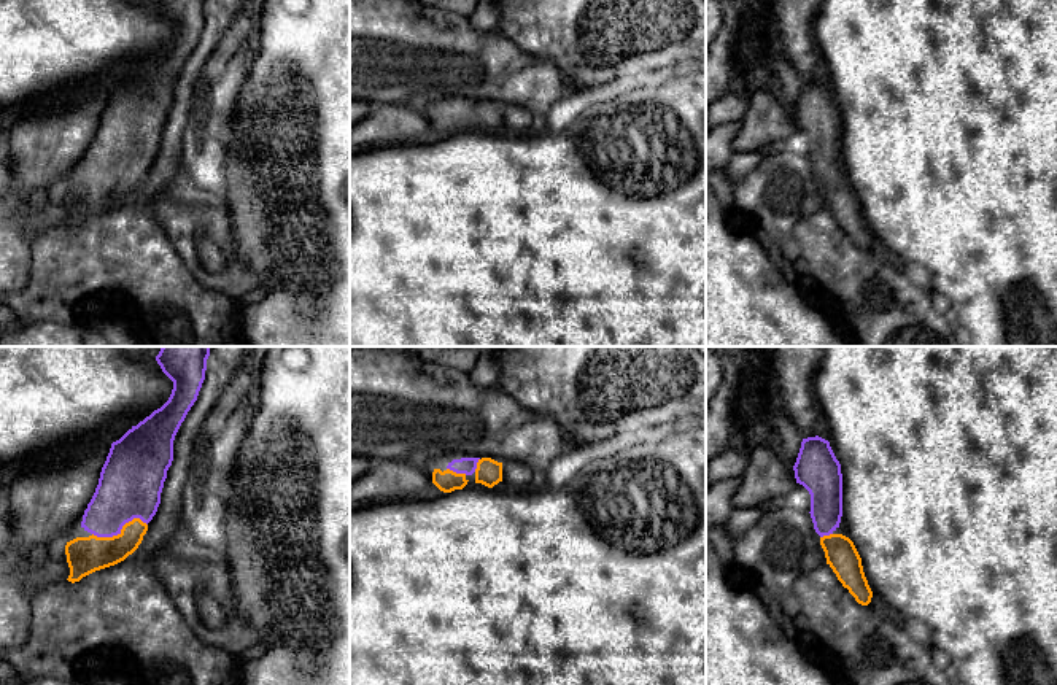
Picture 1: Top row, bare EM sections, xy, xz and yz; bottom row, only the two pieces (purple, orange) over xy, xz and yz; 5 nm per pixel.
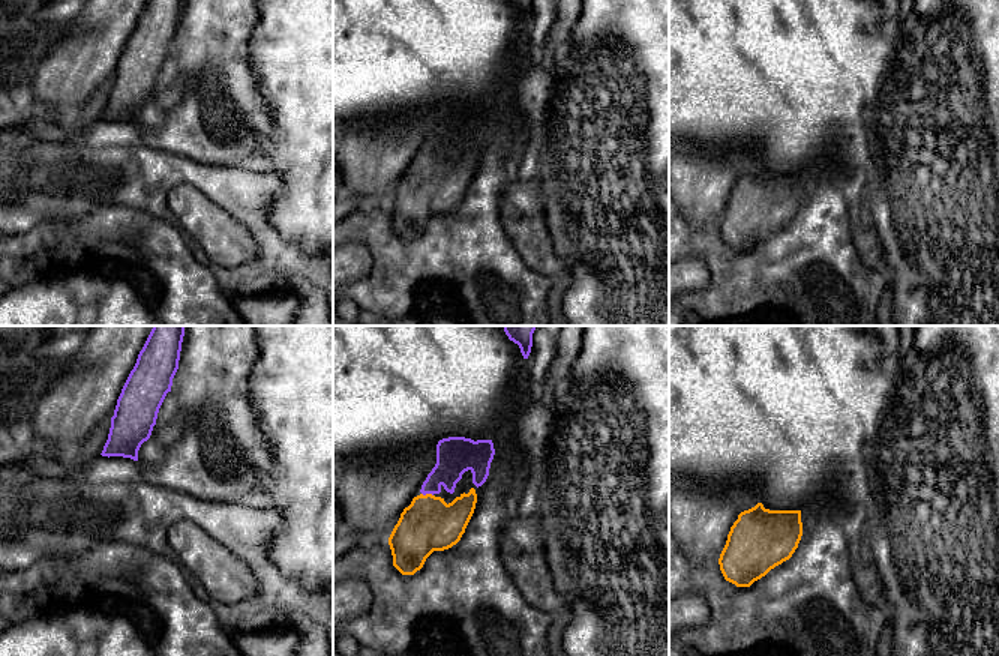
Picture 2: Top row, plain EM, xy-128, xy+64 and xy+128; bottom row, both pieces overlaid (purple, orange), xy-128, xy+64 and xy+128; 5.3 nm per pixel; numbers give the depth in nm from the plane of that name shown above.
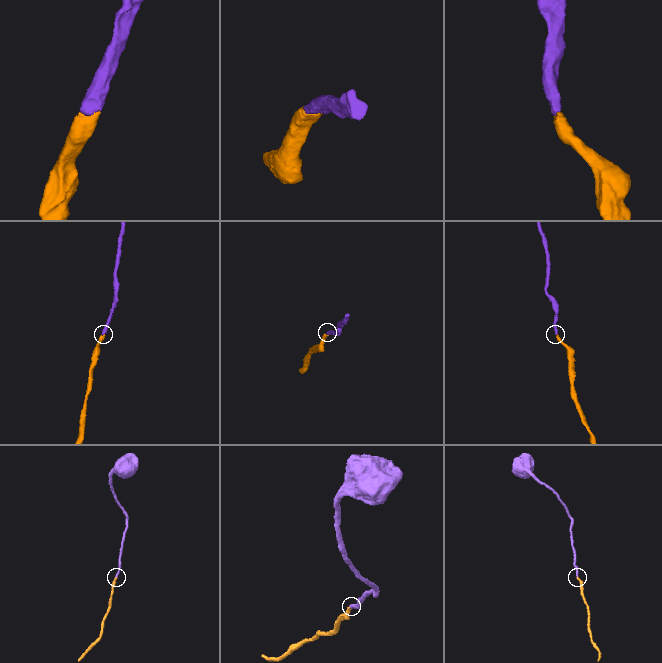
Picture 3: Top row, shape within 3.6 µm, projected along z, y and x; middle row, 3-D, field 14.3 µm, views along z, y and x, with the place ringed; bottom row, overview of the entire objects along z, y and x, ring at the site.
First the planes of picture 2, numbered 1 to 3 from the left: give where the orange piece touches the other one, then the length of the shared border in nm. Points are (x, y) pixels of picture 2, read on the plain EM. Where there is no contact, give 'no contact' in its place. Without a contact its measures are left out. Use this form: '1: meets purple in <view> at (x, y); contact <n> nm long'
1: no contact
2: meets purple in xy+64 at (428, 156); contact 70 nm long
3: no contact

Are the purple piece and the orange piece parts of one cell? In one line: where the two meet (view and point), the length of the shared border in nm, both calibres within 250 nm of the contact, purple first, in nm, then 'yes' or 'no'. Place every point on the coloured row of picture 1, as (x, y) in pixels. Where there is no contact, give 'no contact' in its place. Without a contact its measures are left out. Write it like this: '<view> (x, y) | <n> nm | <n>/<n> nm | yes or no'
xy (120, 531) | 280 nm | 320/190 nm | yes

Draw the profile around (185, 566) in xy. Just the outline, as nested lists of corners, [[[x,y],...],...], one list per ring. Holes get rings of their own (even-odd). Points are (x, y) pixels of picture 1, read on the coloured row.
[[[181,521],[176,532],[149,556],[149,567],[165,585],[172,601],[196,636],[211,647],[237,656],[256,644],[261,634],[250,628],[237,610],[230,566],[224,548],[196,542]],[[205,590],[227,613],[221,628],[203,623],[197,609],[197,593]]]

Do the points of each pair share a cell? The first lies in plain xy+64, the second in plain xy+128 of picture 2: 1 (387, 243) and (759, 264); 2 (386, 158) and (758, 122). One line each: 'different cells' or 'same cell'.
1: same cell
2: different cells

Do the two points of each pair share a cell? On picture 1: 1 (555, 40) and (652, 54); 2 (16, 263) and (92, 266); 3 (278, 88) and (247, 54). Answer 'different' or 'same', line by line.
1: same
2: different
3: different

